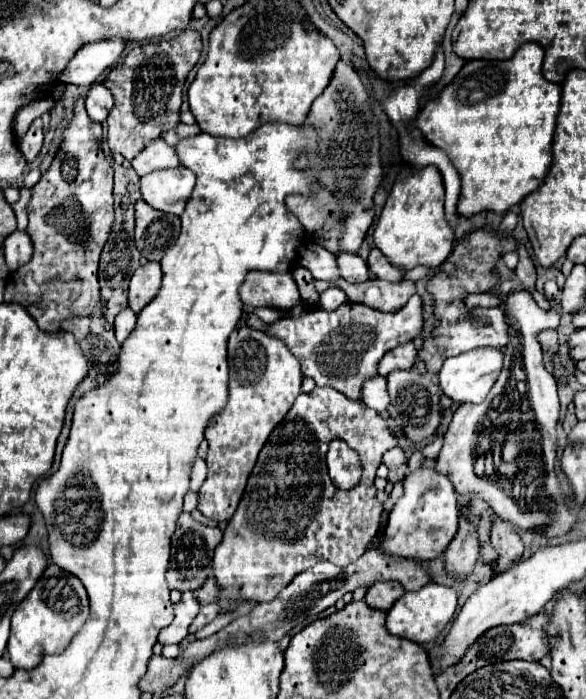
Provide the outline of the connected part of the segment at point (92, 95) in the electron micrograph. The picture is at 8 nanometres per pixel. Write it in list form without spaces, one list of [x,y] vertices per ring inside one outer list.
[[[93,84],[87,94],[87,114],[93,122],[105,122],[109,110],[115,106],[113,94],[103,84]]]

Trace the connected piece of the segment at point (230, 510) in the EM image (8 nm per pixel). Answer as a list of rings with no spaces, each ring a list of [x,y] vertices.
[[[249,326],[233,330],[233,334],[229,336],[229,402],[219,414],[215,414],[209,420],[209,426],[205,430],[205,438],[209,442],[209,450],[205,458],[207,478],[203,486],[199,488],[199,510],[207,518],[221,522],[221,520],[229,520],[235,514],[241,494],[245,490],[247,478],[257,462],[257,454],[261,452],[273,428],[281,422],[281,418],[293,406],[293,400],[301,392],[301,380],[303,380],[301,364],[297,362],[297,358],[293,358],[293,354],[281,340]]]

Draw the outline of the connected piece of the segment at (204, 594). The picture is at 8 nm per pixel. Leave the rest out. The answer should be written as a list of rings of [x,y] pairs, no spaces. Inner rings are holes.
[[[207,578],[205,586],[201,586],[201,590],[197,590],[197,600],[201,604],[215,602],[215,600],[219,600],[219,596],[221,596],[221,588],[217,586],[217,582],[213,578]]]

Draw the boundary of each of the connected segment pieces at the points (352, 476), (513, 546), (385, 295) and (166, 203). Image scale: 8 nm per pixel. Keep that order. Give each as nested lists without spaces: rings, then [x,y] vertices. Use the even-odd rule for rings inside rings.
[[[343,440],[329,442],[327,450],[327,468],[329,476],[339,488],[351,488],[361,478],[359,456]]]
[[[501,522],[499,526],[495,526],[491,532],[491,544],[499,554],[497,562],[491,564],[495,570],[499,570],[499,568],[505,570],[505,568],[509,568],[521,560],[523,544],[521,544],[521,538],[517,536],[517,532],[511,524]]]
[[[367,280],[361,284],[341,284],[349,296],[349,302],[359,302],[381,312],[397,312],[403,308],[407,300],[415,294],[415,282],[399,280],[399,282],[385,282],[385,280]]]
[[[185,166],[155,170],[141,178],[141,196],[155,210],[179,216],[195,188],[195,174]]]

